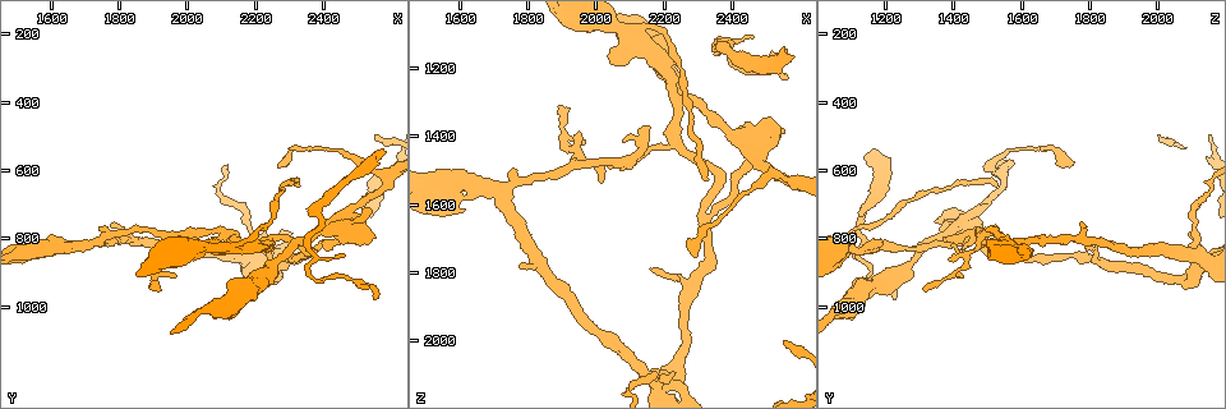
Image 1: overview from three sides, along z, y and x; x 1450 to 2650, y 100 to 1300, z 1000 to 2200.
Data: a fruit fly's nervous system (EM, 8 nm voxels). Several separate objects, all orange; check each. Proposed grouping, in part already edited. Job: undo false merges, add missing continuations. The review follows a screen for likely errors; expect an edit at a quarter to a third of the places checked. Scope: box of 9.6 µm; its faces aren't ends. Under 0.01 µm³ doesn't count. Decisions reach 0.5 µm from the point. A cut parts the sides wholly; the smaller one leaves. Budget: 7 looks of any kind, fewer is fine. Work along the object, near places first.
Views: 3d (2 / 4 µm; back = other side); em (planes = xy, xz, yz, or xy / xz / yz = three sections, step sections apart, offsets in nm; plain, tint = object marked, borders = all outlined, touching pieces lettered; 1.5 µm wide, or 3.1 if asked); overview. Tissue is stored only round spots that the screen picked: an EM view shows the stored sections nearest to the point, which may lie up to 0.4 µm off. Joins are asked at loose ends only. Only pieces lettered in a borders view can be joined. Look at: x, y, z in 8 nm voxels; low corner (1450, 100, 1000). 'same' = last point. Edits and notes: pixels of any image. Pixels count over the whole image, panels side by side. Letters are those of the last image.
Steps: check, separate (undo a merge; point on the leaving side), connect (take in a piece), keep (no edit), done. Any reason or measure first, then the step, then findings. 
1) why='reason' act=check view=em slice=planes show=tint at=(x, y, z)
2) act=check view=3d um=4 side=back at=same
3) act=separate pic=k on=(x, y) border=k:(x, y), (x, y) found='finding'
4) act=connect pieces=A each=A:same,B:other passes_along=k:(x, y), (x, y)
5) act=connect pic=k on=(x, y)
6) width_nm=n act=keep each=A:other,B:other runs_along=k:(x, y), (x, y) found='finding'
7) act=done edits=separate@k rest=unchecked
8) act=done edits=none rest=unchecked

why='an open end' act=check view=3d um=2 at=(2050, 810, 1190)

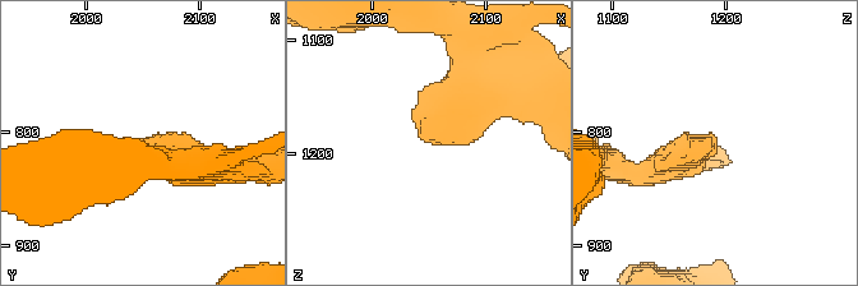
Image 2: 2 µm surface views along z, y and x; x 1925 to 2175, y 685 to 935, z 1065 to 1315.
why='now the EM' act=check view=em slice=xz step=8 show=borders at=(2042, 812, 1182)

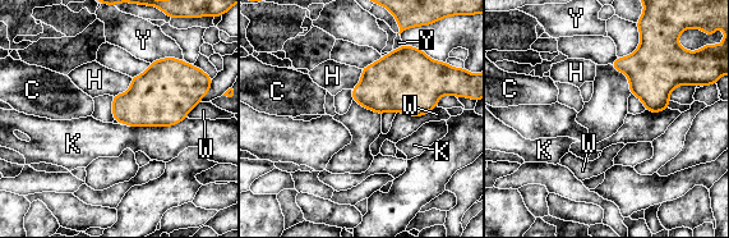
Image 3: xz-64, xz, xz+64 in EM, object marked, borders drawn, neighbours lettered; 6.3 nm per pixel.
why='cut it another way' act=check view=em slice=planes show=borders at=same

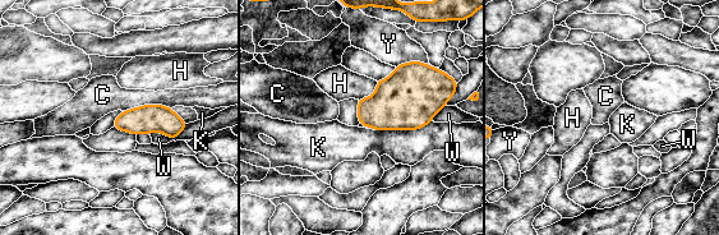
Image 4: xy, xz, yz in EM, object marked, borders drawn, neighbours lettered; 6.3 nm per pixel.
width_nm=160 act=keep each=C:other,H:other,K:other,W:other,Y:other border=4:(171, 107), (141, 105), (123, 111) found='none of them fits'

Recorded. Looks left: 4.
why='sudden change in width' act=check view=3d um=4 at=(2390, 770, 1390)

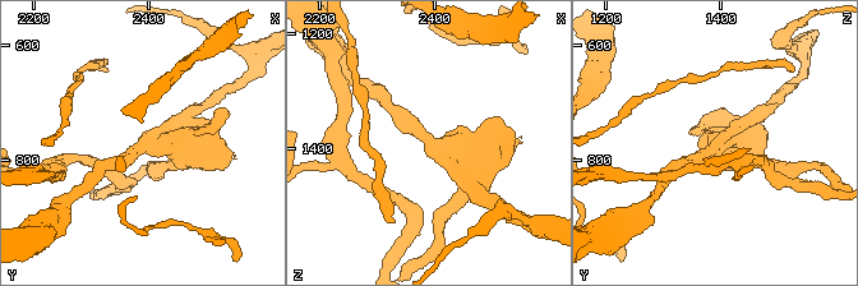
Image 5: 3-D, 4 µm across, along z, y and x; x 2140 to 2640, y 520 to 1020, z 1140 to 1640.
act=check view=em slice=xz step=4 show=tint at=(2390, 775, 1385)

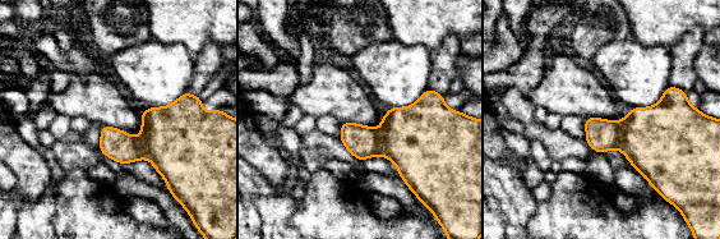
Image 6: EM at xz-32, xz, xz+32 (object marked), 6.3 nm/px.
act=check view=em slice=planes show=borders at=same

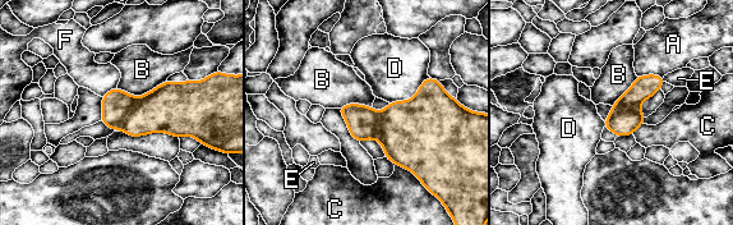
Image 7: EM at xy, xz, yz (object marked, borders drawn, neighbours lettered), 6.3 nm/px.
act=keep each=A:other,B:other,C:other,D:other,E:other,F:other border=7:(166, 79), (137, 97), (116, 87) found='continuous, no second cell'

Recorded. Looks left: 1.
why='branch stops here' act=check view=em slice=xy step=4 show=borders at=(2580, 540, 1170)

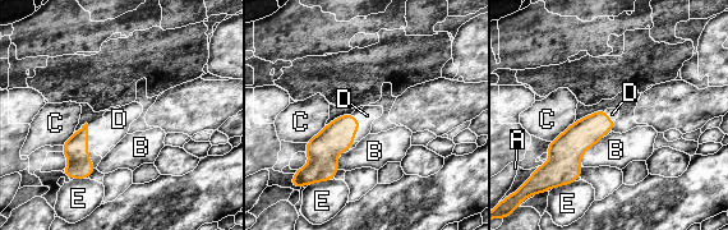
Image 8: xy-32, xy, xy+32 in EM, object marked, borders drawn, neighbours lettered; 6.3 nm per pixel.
longest_contact=B:220nm act=connect pieces=D each=A:other,B:other,C:other,D:same,E:other passes_along=8:(337, 137), (359, 127), (367, 115) found='it goes on there'

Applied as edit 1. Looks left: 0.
act=done edits=connect@8 rest=unchecked

